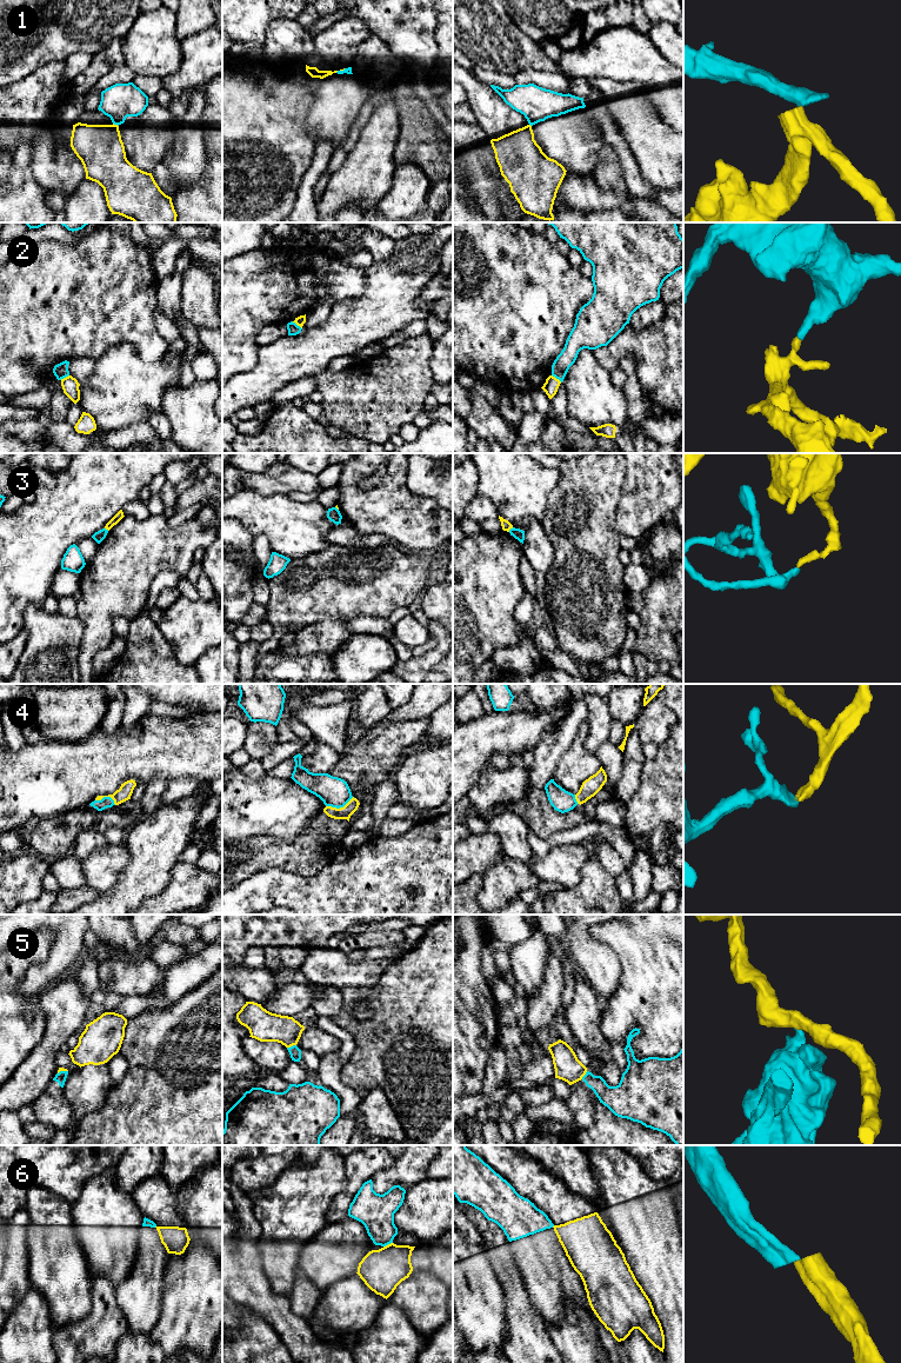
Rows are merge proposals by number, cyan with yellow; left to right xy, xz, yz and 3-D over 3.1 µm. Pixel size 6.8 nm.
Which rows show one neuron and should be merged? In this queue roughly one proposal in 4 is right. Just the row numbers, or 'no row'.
4

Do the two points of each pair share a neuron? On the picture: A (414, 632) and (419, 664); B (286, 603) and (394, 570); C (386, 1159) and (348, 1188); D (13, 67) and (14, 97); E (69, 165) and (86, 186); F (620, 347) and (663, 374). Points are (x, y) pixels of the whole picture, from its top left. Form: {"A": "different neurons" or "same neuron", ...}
{"A": "different neurons", "B": "same neuron", "C": "same neuron", "D": "different neurons", "E": "different neurons", "F": "same neuron"}

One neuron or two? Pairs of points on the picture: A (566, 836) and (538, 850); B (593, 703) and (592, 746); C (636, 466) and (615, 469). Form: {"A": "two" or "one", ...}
{"A": "one", "B": "one", "C": "two"}

